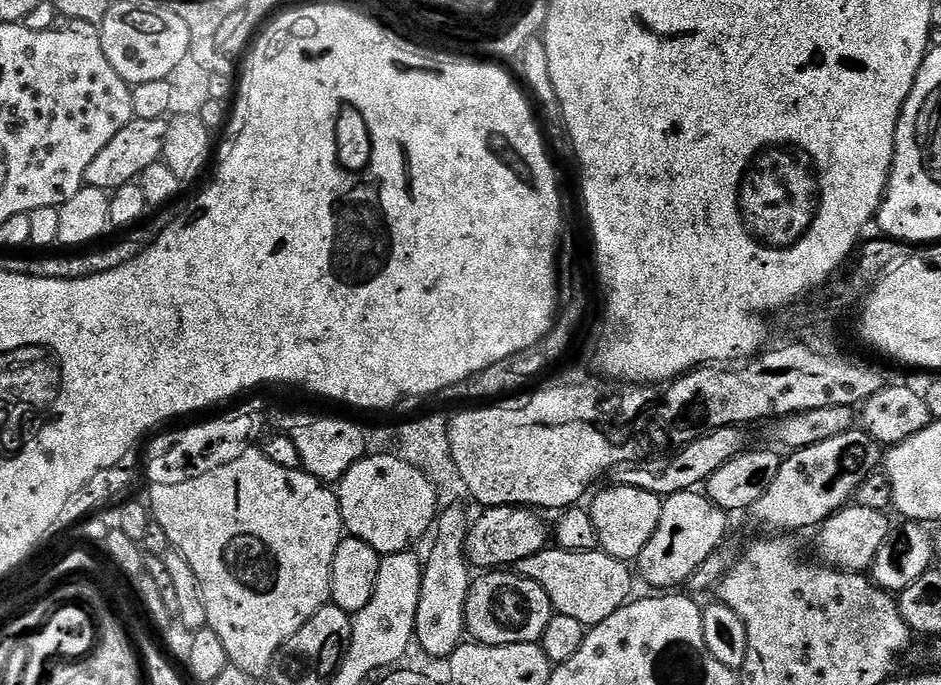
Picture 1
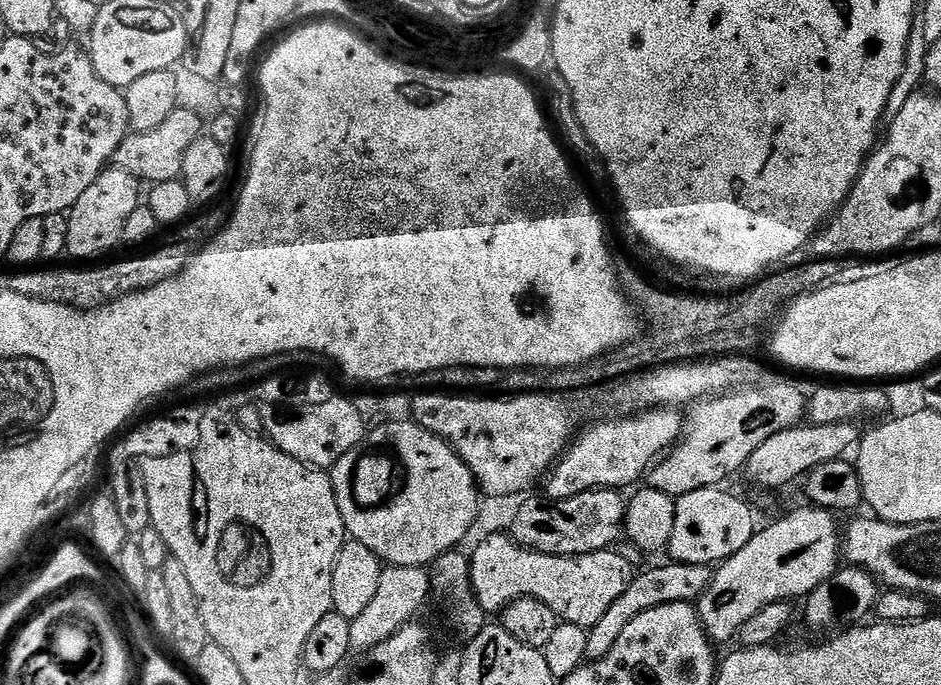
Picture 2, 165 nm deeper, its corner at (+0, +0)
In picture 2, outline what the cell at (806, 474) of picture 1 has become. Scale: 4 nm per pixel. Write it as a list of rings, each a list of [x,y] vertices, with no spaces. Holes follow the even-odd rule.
[[[672,560],[668,564],[660,564],[657,568],[648,568],[645,572],[637,571],[632,577],[630,586],[626,586],[624,593],[618,597],[610,610],[594,622],[594,626],[588,629],[586,638],[586,661],[601,660],[614,648],[614,642],[618,642],[618,634],[638,618],[646,610],[654,610],[658,606],[670,606],[671,604],[695,605],[704,591],[710,586],[714,572],[711,567],[703,564],[687,564]]]

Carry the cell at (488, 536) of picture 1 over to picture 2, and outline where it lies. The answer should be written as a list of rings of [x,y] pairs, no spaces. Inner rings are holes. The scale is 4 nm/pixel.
[[[596,488],[574,498],[528,498],[515,519],[510,535],[523,548],[551,556],[581,556],[607,552],[621,543],[628,500],[615,488]]]

